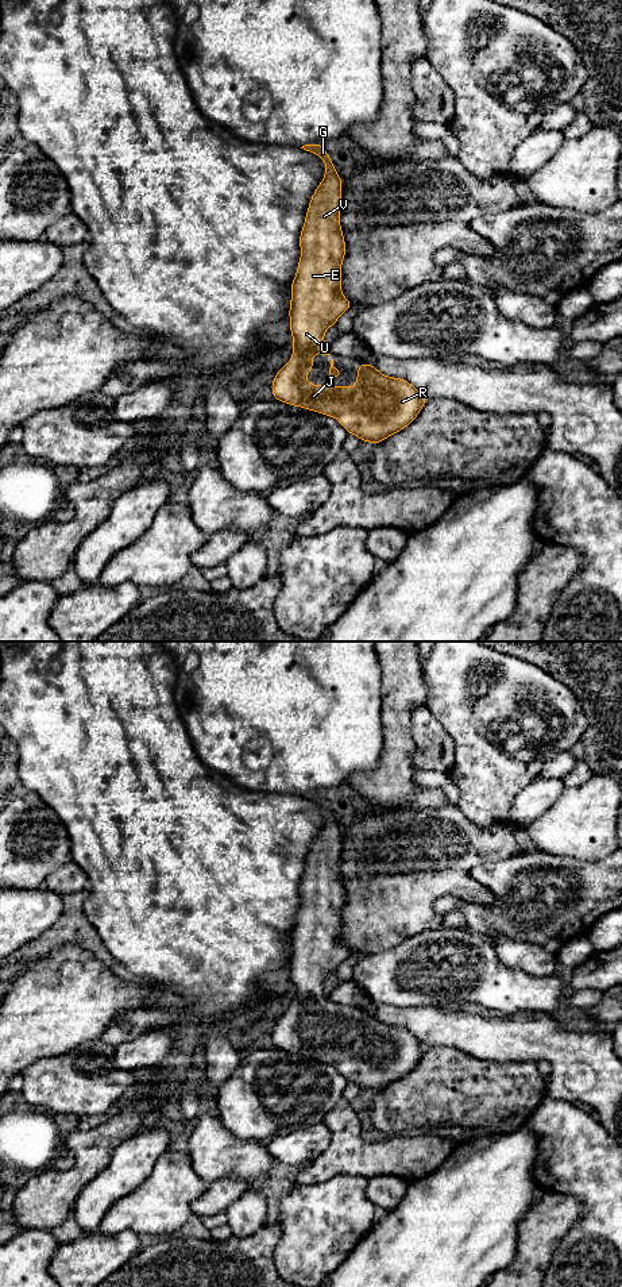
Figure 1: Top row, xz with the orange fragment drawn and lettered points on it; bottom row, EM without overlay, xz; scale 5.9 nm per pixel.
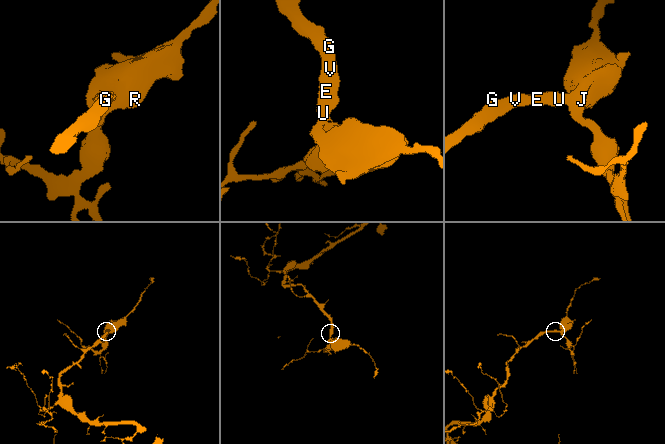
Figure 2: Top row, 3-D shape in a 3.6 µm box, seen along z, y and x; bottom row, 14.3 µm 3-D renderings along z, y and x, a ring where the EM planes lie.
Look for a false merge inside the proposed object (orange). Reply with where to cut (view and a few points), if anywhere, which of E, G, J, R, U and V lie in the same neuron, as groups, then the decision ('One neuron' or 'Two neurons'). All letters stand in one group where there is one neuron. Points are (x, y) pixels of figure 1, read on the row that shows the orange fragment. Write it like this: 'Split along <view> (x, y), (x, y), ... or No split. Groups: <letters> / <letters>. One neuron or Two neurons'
No split. Groups: E G J R U V. One neuron

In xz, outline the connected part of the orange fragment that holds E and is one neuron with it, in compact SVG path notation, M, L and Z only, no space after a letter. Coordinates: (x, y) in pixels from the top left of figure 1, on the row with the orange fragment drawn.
M320 143L305 145L301 149L314 153L325 162L325 176L310 199L300 235L301 258L291 282L289 309L293 357L277 371L270 386L275 400L332 416L348 434L356 435L362 442L378 444L407 427L428 400L410 382L387 377L368 363L358 366L356 386L321 386L306 381L306 374L313 369L313 355L331 355L324 343L325 331L335 325L352 303L341 293L341 263L345 257L340 227L341 177Z

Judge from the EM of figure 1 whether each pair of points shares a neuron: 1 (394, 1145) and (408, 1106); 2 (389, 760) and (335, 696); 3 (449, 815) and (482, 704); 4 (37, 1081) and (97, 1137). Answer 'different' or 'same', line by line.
1: different
2: different
3: different
4: different

